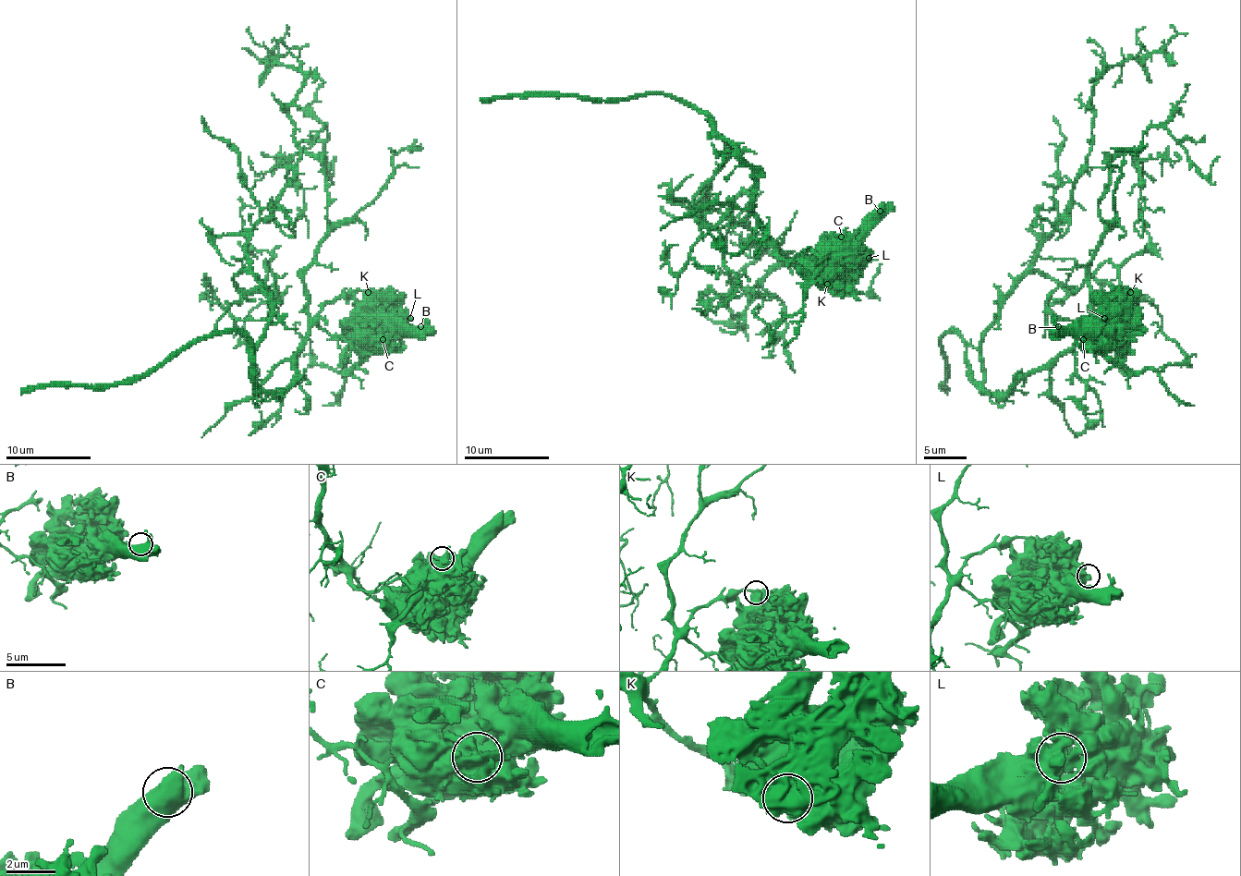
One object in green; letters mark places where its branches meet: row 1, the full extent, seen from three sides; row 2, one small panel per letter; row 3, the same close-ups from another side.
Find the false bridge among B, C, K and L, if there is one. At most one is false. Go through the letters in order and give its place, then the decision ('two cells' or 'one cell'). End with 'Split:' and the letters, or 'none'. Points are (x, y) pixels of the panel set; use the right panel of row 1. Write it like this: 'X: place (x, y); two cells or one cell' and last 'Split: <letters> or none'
B: place (1058, 326); one cell
C: place (1083, 339); one cell
K: place (1130, 292); two cells
L: place (1104, 318); one cell
Split: K

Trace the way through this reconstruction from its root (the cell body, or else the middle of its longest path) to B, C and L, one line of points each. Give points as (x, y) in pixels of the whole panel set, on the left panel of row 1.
B: (255, 382), (270, 393), (283, 393), (293, 382), (304, 337), (316, 322), (332, 335), (420, 326)
C: (255, 382), (270, 393), (283, 393), (293, 382), (304, 337), (316, 322), (332, 335), (374, 333), (383, 339)
L: (255, 382), (283, 393), (316, 322), (332, 335), (353, 335), (393, 331), (410, 318)

